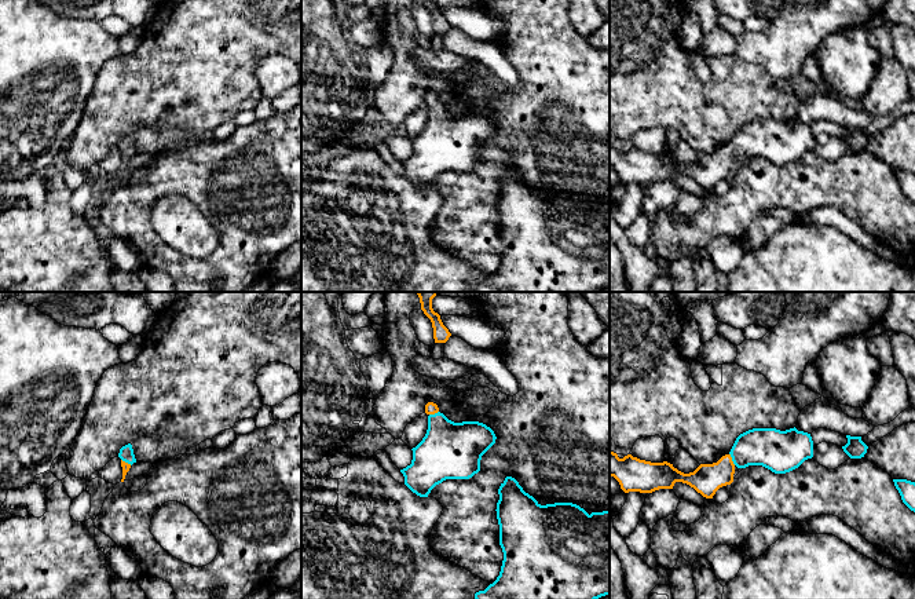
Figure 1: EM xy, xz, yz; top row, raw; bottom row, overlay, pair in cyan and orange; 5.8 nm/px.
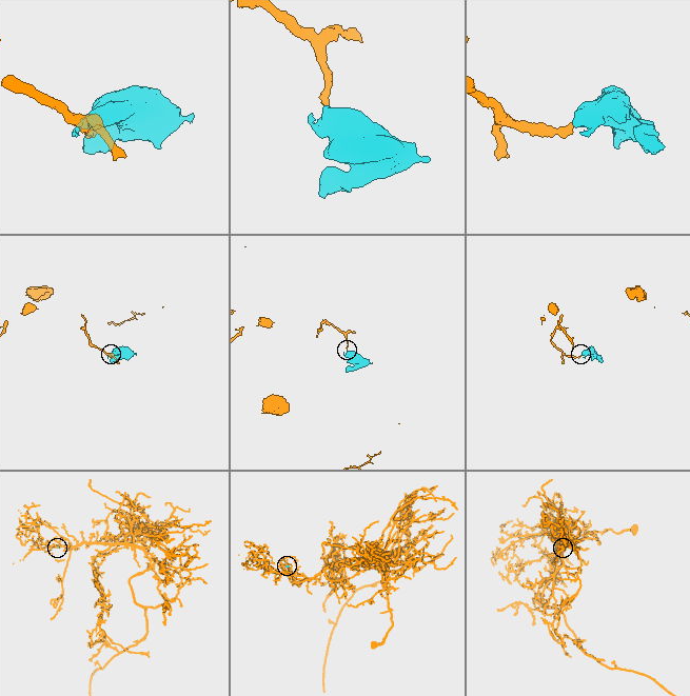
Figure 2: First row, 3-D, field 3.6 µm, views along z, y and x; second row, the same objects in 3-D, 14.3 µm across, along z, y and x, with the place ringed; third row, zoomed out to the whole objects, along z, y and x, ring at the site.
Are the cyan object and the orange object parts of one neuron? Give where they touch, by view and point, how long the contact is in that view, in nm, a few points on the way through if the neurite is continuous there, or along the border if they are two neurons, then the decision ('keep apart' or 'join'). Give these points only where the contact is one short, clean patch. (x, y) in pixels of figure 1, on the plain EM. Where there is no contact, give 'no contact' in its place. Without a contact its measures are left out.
meets cyan in yz at (732, 150); contact 80 nm long; runs through yz (773, 141), (747, 141), (732, 150), (716, 167), (706, 171); join

